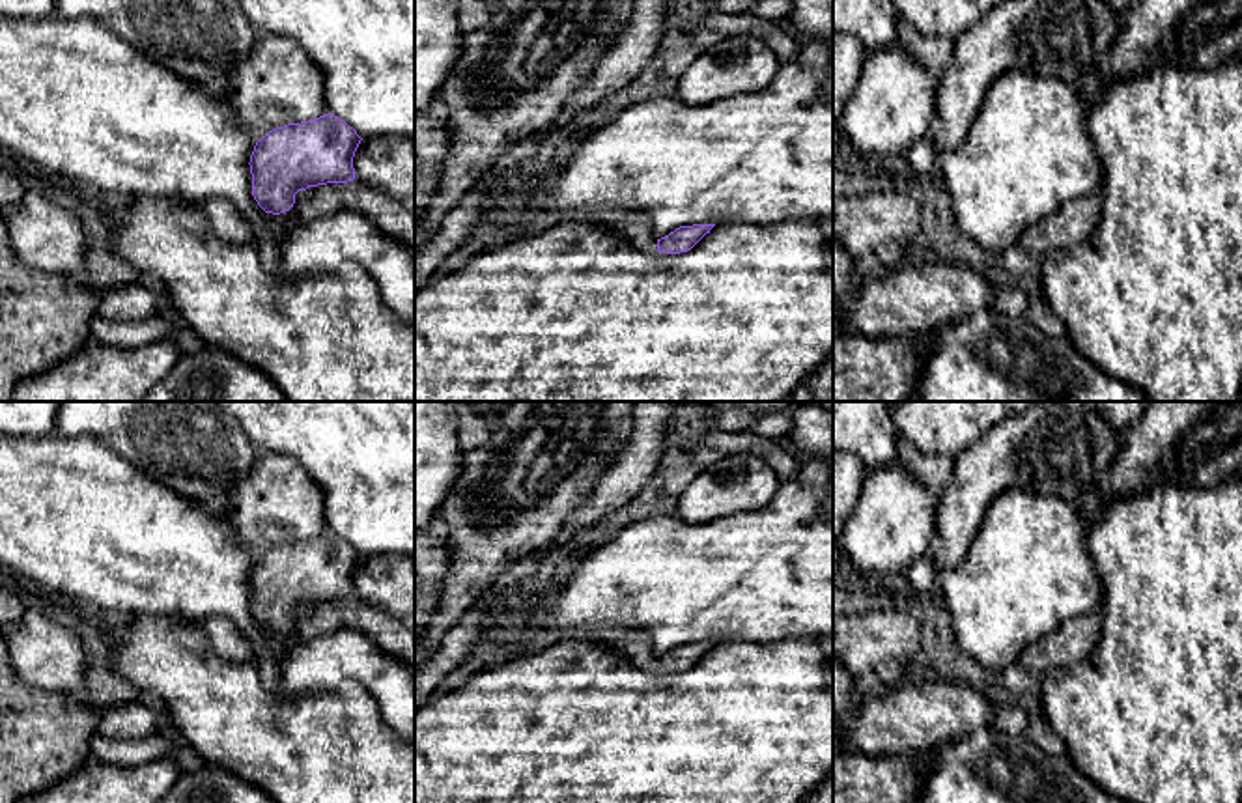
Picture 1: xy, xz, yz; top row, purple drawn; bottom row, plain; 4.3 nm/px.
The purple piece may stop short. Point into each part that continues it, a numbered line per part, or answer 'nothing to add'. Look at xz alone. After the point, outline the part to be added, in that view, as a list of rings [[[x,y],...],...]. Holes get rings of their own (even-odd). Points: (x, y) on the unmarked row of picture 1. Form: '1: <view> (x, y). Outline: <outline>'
1: xz (637, 648). Outline: [[[628,633],[622,639],[622,652],[641,670],[657,670],[657,657],[652,652],[650,641],[637,633]]]

